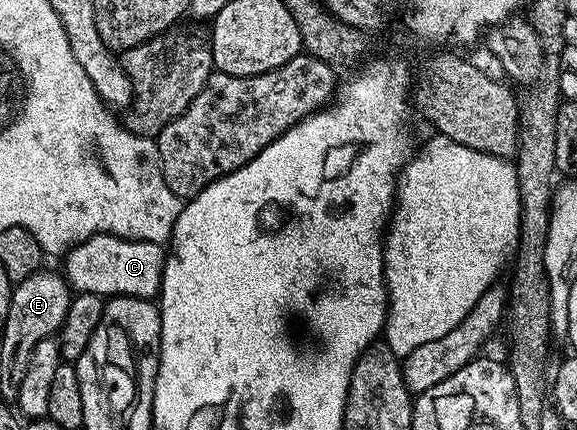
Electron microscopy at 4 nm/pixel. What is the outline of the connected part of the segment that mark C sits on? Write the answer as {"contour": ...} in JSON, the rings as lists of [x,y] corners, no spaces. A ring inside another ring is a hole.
{"contour":[[[94,234],[67,251],[63,258],[63,274],[76,293],[95,294],[102,298],[129,295],[131,298],[154,299],[162,286],[166,255],[164,247],[158,242]]]}

